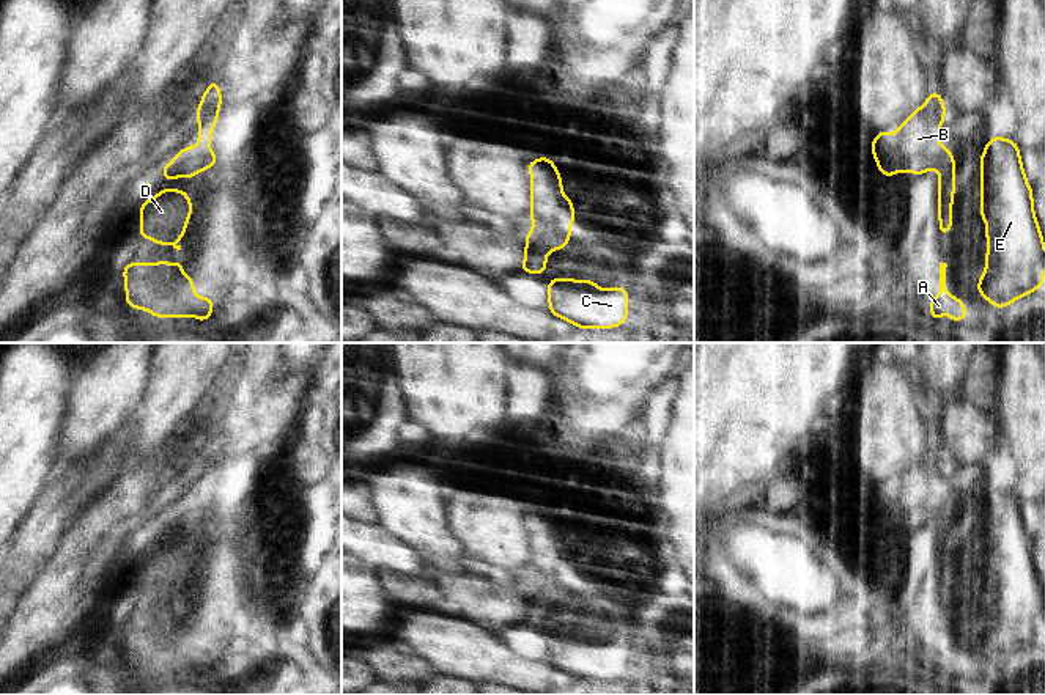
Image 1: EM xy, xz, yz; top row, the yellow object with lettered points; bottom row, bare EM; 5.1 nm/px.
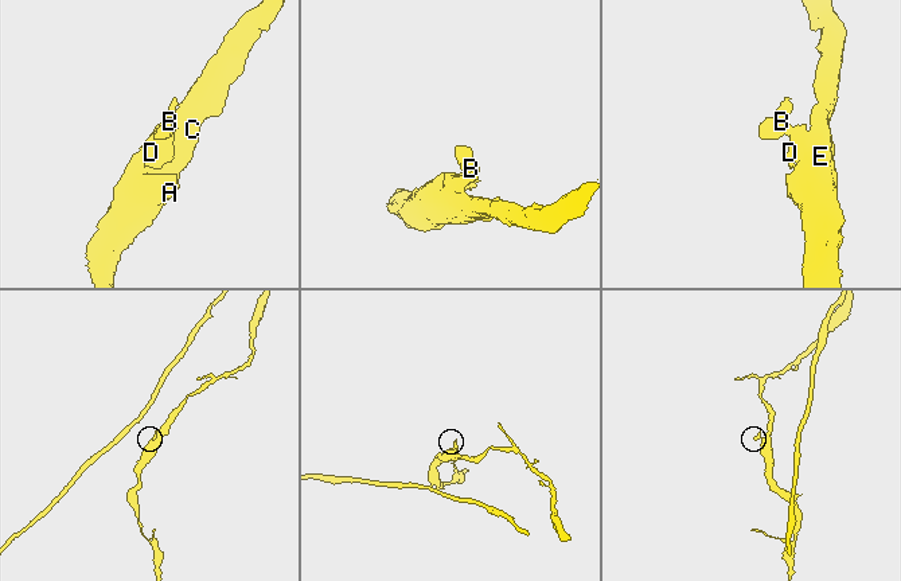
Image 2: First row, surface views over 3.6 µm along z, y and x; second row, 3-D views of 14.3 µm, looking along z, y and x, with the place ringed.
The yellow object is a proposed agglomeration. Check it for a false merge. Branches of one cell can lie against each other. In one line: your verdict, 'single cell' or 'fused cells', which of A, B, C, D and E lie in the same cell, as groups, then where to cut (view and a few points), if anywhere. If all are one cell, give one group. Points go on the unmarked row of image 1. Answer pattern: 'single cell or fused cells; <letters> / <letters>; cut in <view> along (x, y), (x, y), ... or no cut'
fused cells; A C D E / B; cut in xz along (535, 579), (568, 587)

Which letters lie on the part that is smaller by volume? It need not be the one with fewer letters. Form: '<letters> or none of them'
B

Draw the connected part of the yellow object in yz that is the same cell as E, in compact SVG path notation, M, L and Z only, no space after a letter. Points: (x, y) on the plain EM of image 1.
M993 489L980 508L980 568L987 575L987 620L977 645L1004 660L1043 637L1045 598L1018 497Z

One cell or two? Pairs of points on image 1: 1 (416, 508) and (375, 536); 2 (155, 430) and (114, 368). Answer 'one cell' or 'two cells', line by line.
1: two cells
2: two cells

